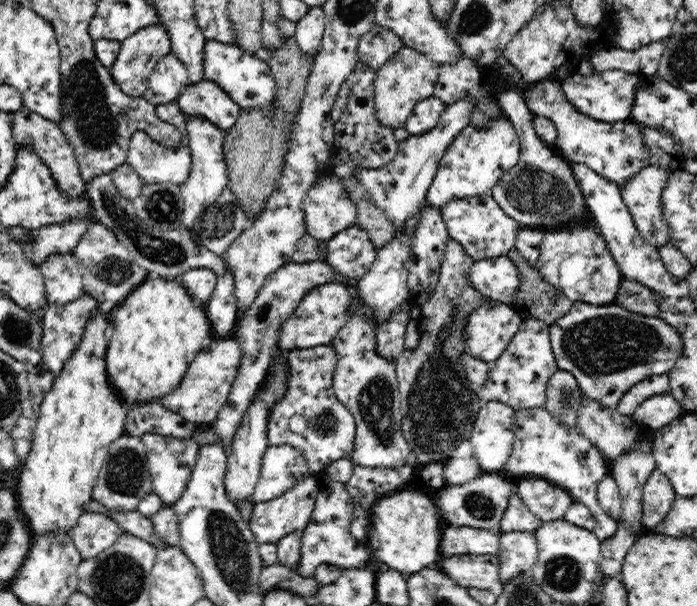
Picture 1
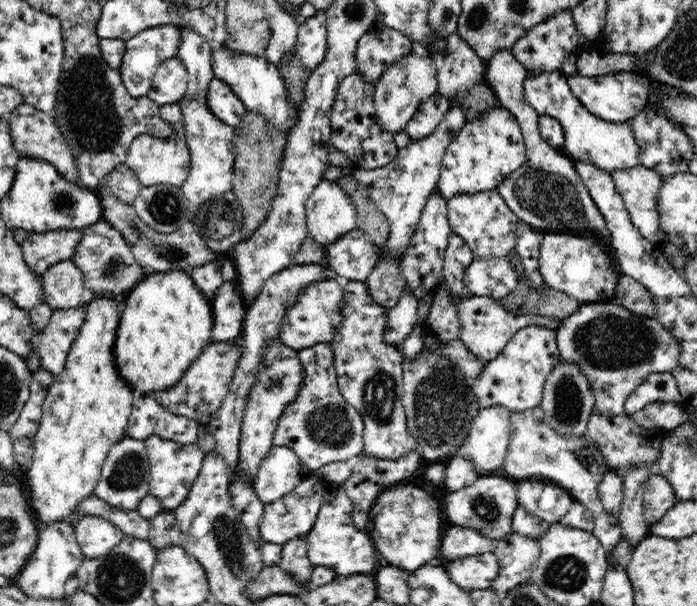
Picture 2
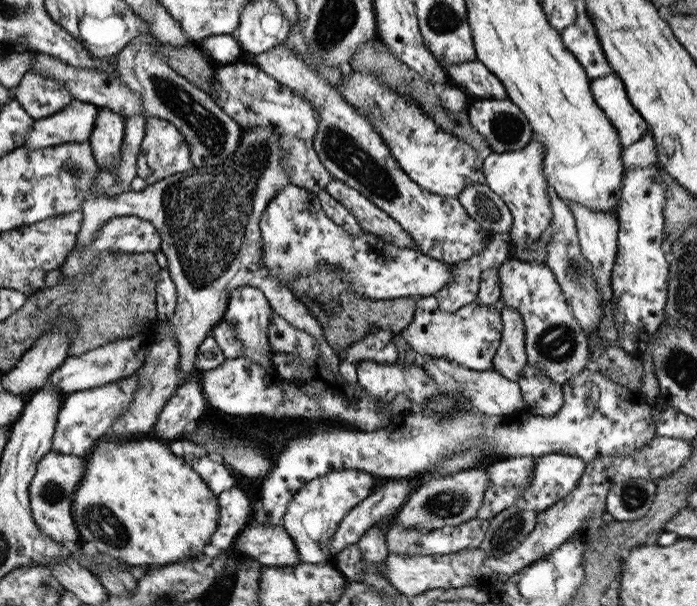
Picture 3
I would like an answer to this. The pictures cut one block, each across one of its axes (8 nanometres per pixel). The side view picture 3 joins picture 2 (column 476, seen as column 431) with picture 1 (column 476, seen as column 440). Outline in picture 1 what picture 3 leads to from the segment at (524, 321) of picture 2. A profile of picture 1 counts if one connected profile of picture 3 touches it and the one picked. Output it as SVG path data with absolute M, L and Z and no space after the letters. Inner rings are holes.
M510 304L478 308L465 326L466 352L492 365L511 343L520 321Z

